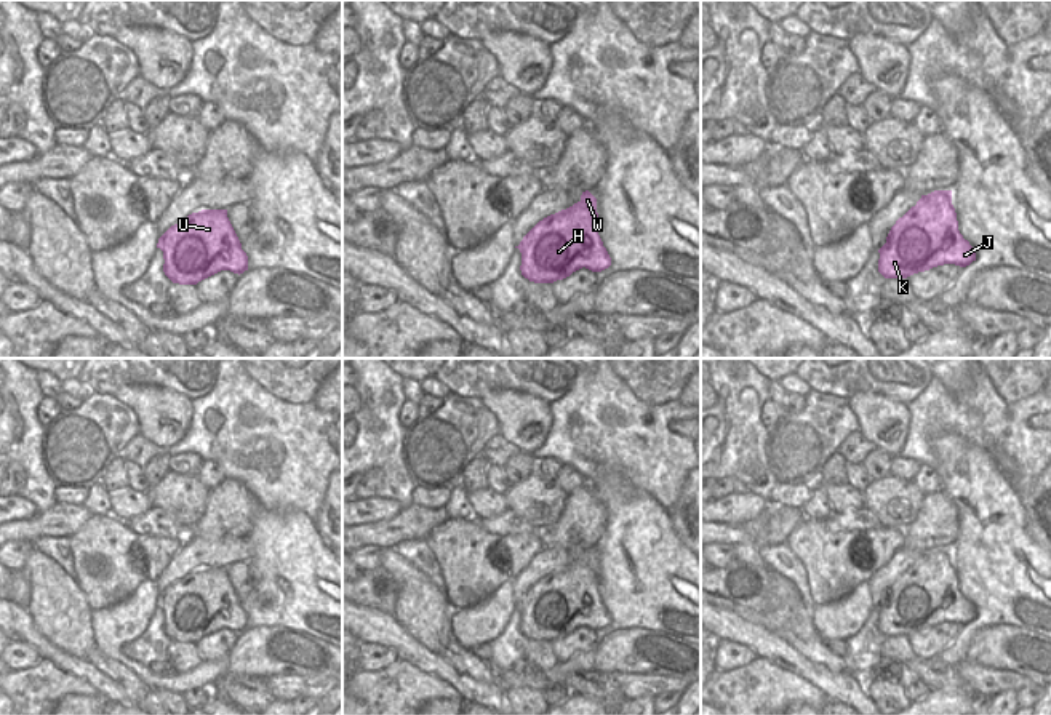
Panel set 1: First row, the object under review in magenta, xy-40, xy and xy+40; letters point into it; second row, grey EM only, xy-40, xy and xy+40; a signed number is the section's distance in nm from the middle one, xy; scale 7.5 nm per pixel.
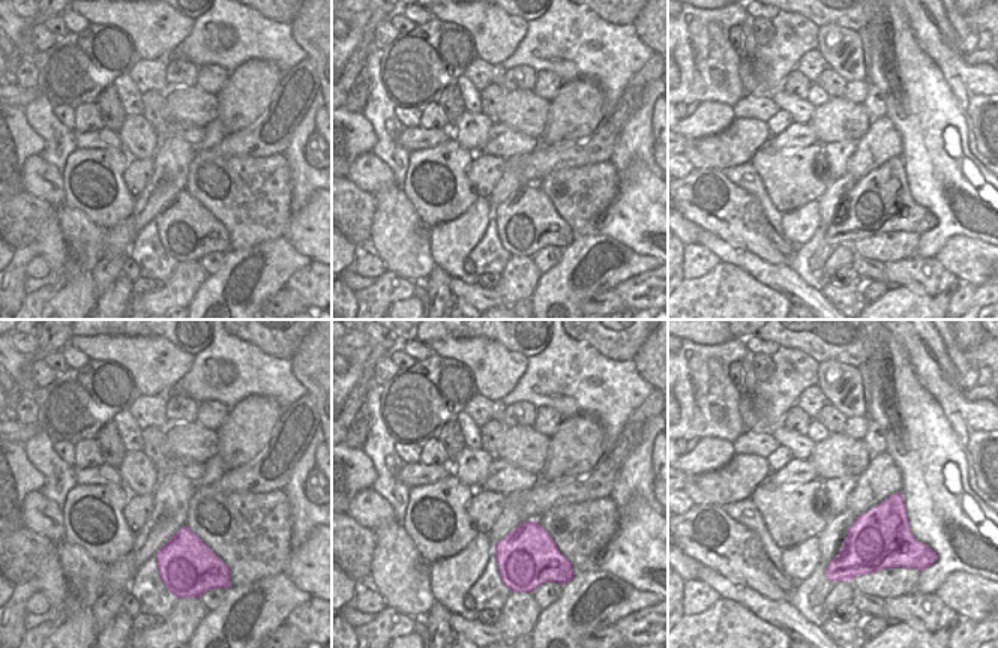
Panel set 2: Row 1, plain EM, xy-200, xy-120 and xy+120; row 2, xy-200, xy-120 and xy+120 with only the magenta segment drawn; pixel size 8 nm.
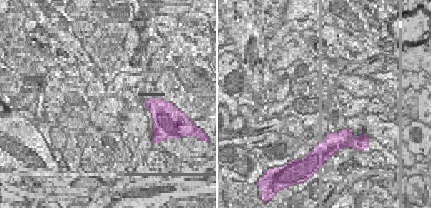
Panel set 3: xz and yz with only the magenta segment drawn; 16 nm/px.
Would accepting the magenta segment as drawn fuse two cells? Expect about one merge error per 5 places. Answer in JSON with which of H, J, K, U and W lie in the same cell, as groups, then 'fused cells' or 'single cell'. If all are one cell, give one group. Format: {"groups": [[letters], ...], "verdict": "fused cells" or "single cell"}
{"groups": [["H", "J", "K", "U", "W"]], "verdict": "single cell"}

